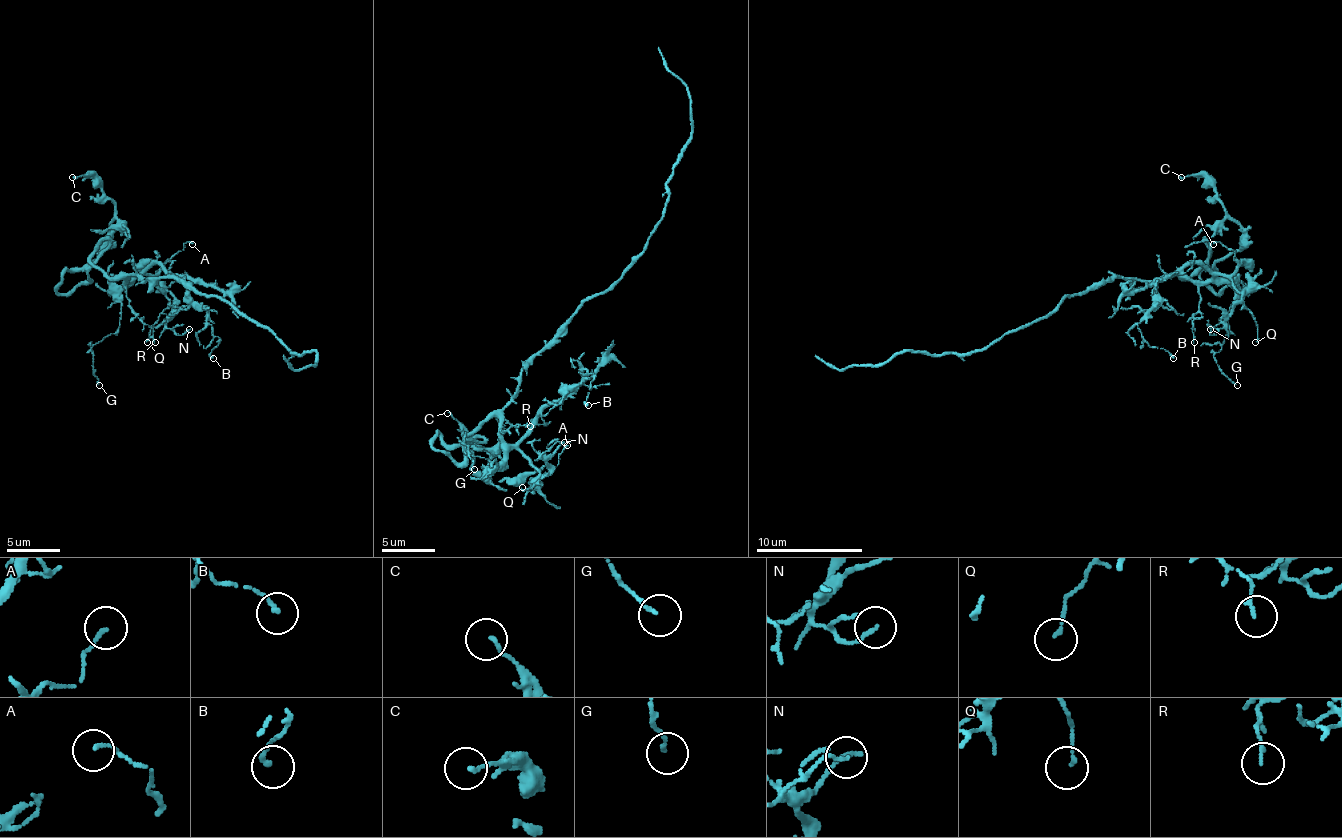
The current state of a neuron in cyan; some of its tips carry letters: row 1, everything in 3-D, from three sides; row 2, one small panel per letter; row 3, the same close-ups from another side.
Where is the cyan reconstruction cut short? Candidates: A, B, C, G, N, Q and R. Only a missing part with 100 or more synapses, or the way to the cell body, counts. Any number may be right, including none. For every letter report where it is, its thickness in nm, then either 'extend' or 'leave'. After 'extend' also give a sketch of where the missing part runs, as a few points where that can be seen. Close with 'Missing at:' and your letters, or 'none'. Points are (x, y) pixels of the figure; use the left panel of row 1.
A: at (192, 244); 120 nm thick; leave
B: at (213, 358); 130 nm thick; leave
C: at (72, 177); 130 nm thick; leave
G: at (99, 385); 100 nm thick; leave
N: at (189, 329); 110 nm thick; leave
Q: at (147, 342); 130 nm thick; leave
R: at (155, 342); 120 nm thick; leave
Missing at: none

